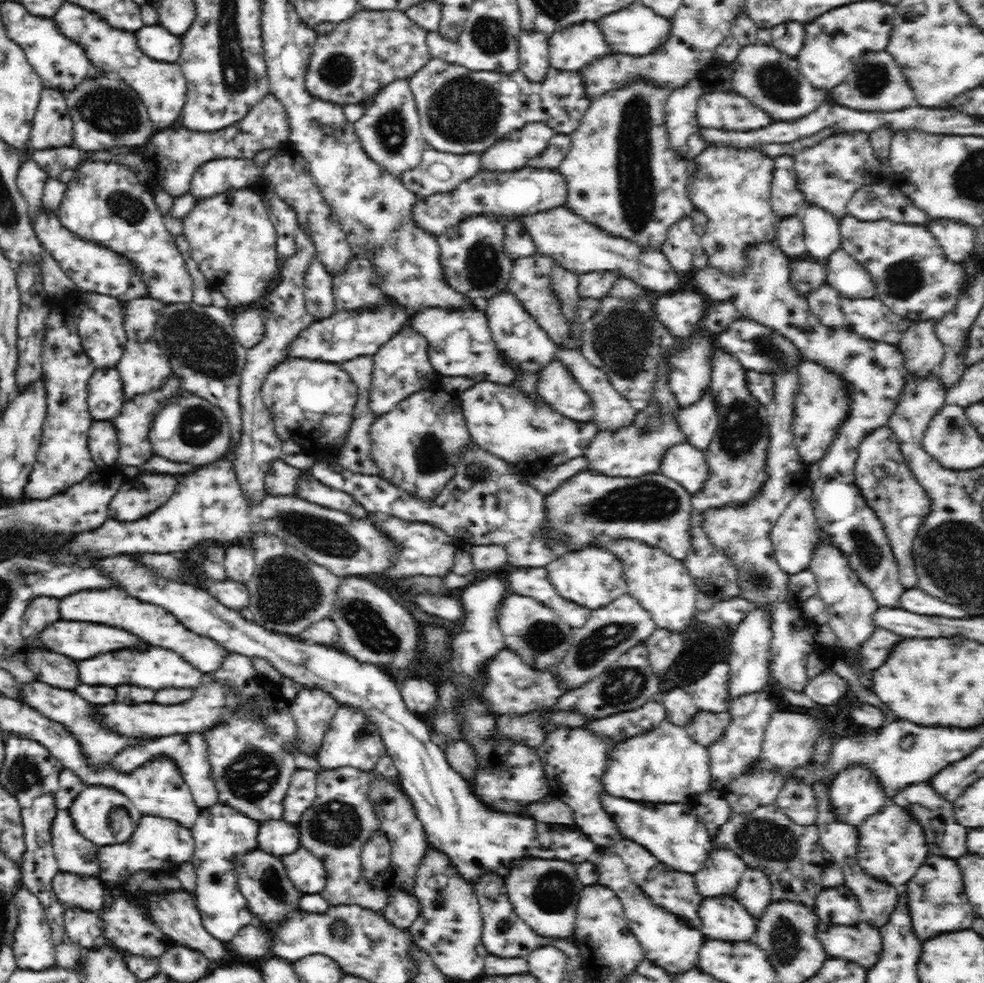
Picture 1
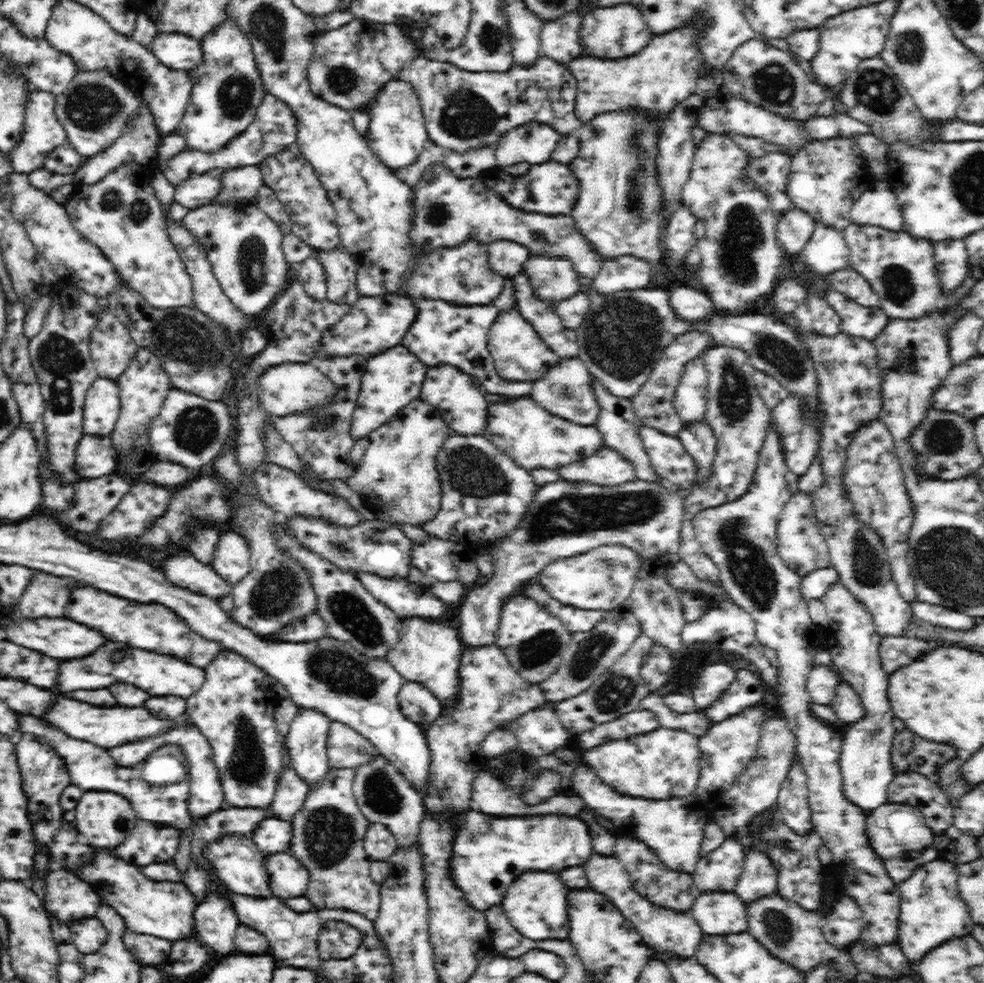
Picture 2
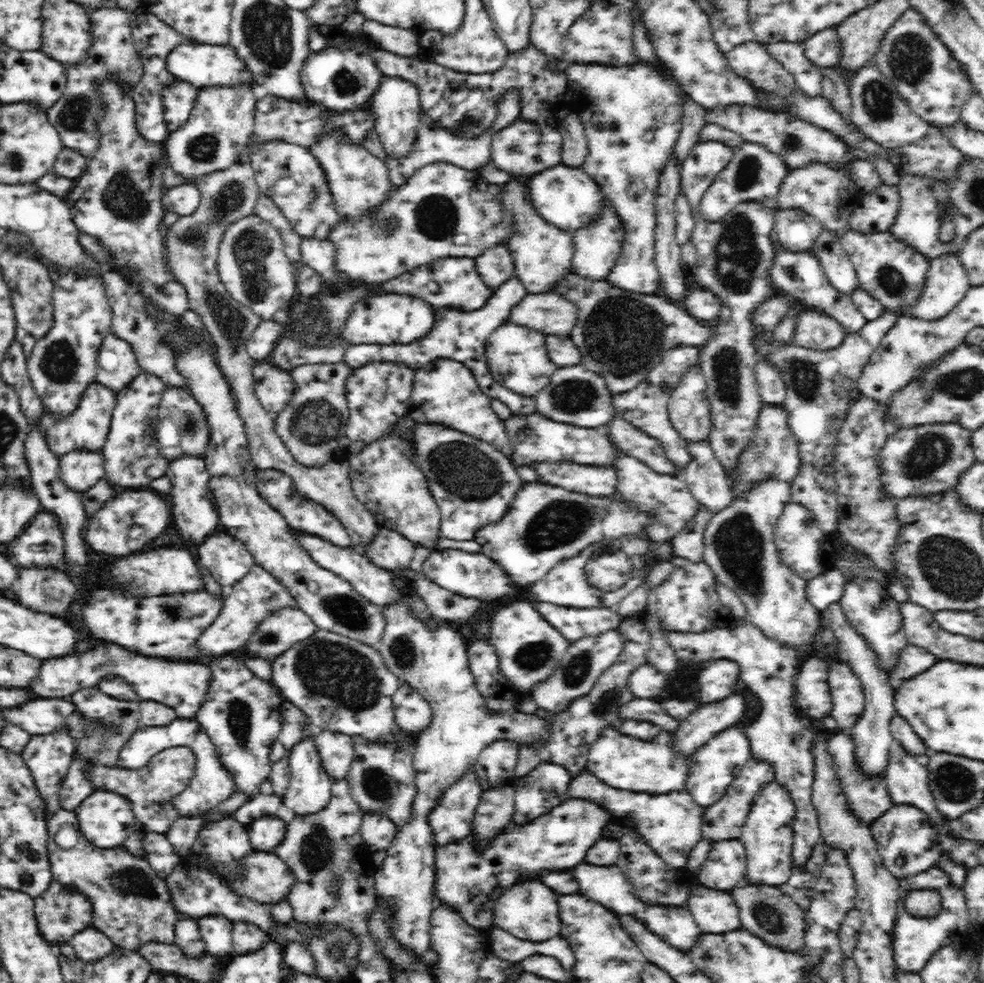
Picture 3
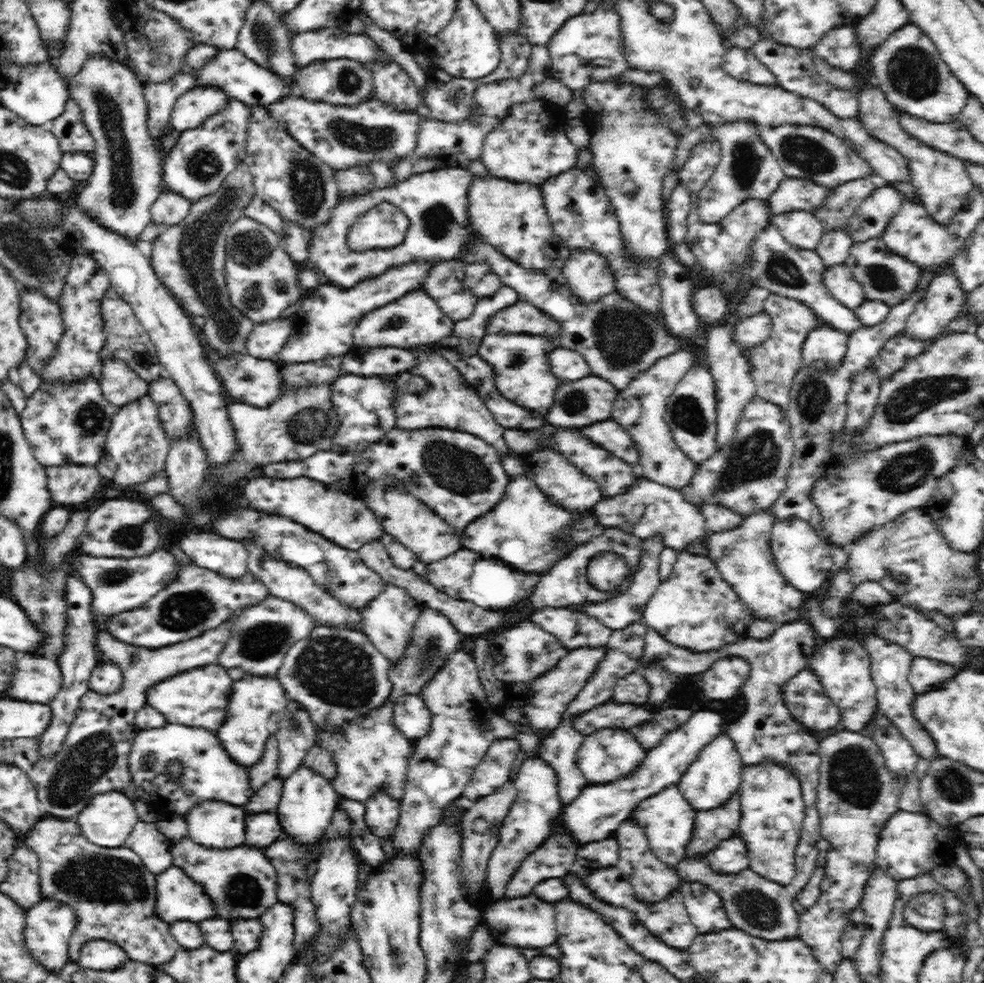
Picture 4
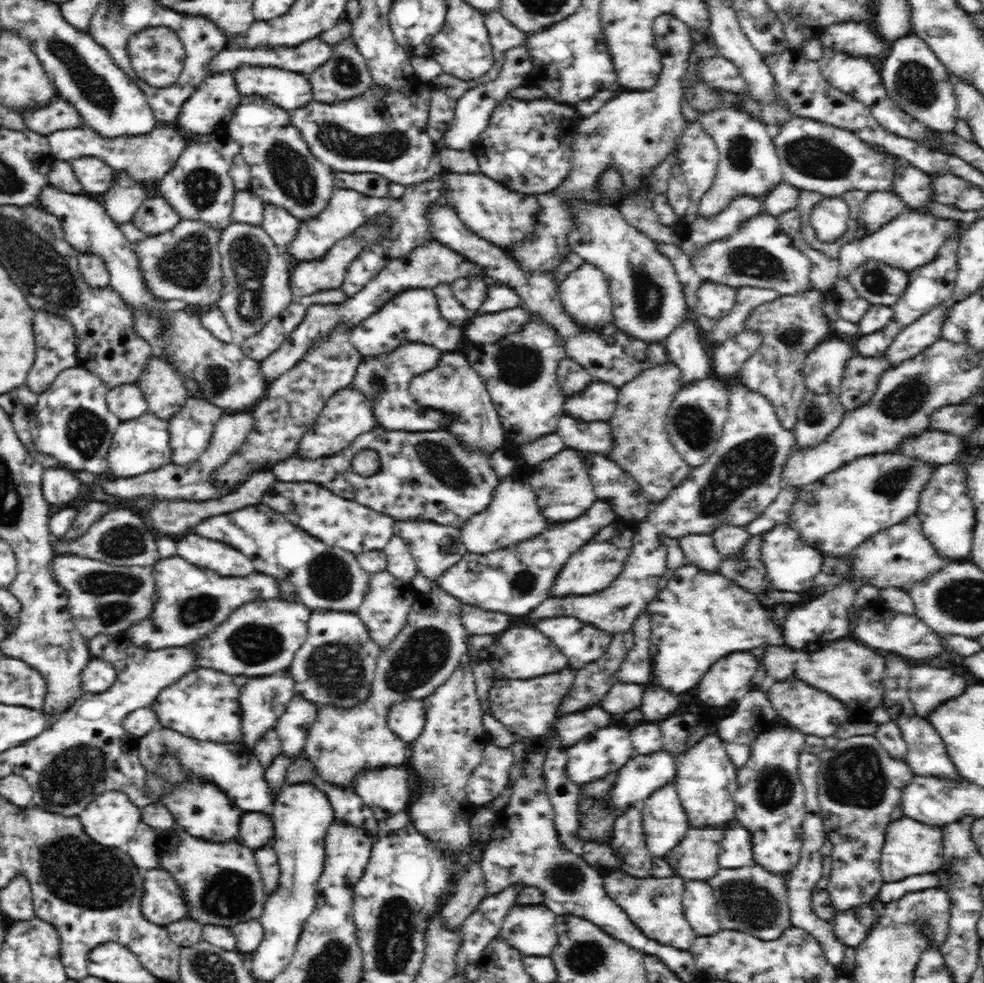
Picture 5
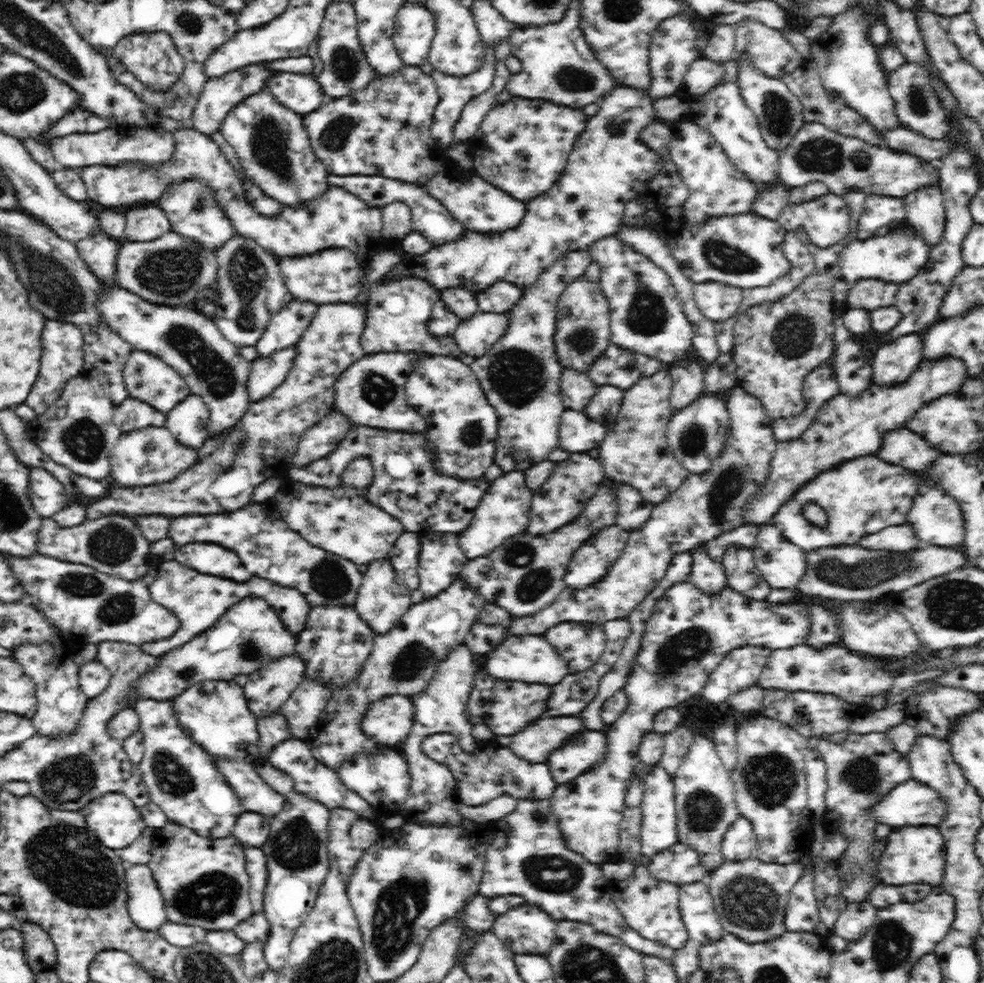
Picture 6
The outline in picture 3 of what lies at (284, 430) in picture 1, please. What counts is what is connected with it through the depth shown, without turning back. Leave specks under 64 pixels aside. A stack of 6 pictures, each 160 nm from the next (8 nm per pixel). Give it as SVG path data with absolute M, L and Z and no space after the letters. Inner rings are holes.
M269 360L258 361L253 366L254 395L261 400L266 411L278 413L292 395L294 383L290 380L290 373L280 369Z

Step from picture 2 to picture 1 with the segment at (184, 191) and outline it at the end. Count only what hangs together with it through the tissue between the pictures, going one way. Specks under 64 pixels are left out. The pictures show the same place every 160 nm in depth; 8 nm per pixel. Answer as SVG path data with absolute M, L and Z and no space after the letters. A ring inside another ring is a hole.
M245 157L214 159L198 168L188 193L196 202L234 189L249 188L263 173L260 166Z

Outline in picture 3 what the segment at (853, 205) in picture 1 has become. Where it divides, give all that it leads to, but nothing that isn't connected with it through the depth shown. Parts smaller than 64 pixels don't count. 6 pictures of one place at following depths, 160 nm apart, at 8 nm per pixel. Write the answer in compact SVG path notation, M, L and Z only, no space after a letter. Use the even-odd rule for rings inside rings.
M878 185L851 209L848 229L861 233L886 232L901 207L897 186Z

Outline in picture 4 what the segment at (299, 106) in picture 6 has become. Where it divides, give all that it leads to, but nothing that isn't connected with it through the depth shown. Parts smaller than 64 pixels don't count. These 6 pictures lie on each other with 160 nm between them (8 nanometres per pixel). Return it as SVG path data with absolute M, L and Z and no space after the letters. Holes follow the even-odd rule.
M222 49L216 53L214 58L208 58L204 66L196 74L196 85L206 87L222 88L228 98L241 101L248 106L260 105L268 106L276 101L283 100L284 97L296 96L298 89L284 78L275 75L270 69L264 69L254 61L248 59L242 51L237 49Z

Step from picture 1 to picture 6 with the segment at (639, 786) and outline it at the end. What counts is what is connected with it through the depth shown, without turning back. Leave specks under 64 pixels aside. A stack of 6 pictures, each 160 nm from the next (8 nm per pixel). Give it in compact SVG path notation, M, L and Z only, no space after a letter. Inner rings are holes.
M585 730L549 754L547 765L557 784L569 783L601 763L608 750L608 735L603 730Z

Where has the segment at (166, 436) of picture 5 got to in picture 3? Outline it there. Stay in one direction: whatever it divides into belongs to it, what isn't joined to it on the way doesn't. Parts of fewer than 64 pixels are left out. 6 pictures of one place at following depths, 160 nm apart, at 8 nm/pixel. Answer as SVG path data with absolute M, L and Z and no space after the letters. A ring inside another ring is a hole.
M140 370L139 375L117 394L107 439L100 450L104 457L102 466L106 480L110 480L112 484L124 488L149 486L152 480L164 476L168 470L169 460L159 452L154 425L165 388L164 382L153 373Z

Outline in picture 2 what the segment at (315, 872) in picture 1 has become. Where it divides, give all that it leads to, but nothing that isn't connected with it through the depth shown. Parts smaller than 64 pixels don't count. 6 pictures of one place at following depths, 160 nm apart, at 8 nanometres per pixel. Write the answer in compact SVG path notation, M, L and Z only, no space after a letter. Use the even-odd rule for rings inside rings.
M286 853L266 854L272 896L284 900L303 896L309 886L309 869Z

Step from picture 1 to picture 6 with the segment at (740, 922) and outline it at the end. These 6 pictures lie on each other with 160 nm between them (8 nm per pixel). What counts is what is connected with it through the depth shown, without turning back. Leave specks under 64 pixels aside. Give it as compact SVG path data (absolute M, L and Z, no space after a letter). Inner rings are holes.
M707 881L681 885L678 904L689 938L698 941L700 946L725 935Z

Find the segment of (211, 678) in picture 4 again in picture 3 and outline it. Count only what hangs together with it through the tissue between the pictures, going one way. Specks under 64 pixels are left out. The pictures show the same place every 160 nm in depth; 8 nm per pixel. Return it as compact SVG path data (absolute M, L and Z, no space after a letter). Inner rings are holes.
M104 644L96 646L84 656L64 656L56 660L44 660L38 671L38 680L30 683L28 689L35 698L62 699L69 698L81 688L96 687L100 678L106 674L120 676L128 684L132 684L137 698L164 704L176 711L178 718L194 719L207 696L206 688L210 688L211 668L205 661L158 660L132 654L122 646Z

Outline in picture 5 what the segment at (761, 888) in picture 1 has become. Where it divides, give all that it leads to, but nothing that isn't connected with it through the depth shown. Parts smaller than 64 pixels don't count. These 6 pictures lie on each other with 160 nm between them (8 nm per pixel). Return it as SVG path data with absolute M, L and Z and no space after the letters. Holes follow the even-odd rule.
M774 728L758 735L750 748L750 758L737 768L735 820L751 832L753 857L771 874L789 874L800 860L804 840L806 794L799 775L799 755L806 735L799 730Z

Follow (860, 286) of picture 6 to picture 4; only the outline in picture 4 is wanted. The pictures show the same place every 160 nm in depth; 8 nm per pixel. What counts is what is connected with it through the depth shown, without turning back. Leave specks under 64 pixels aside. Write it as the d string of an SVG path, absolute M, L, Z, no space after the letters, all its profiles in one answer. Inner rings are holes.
M880 237L854 242L845 264L850 268L854 280L864 289L867 300L879 300L889 307L908 299L916 291L921 280L922 268L906 260L906 257L890 251Z

